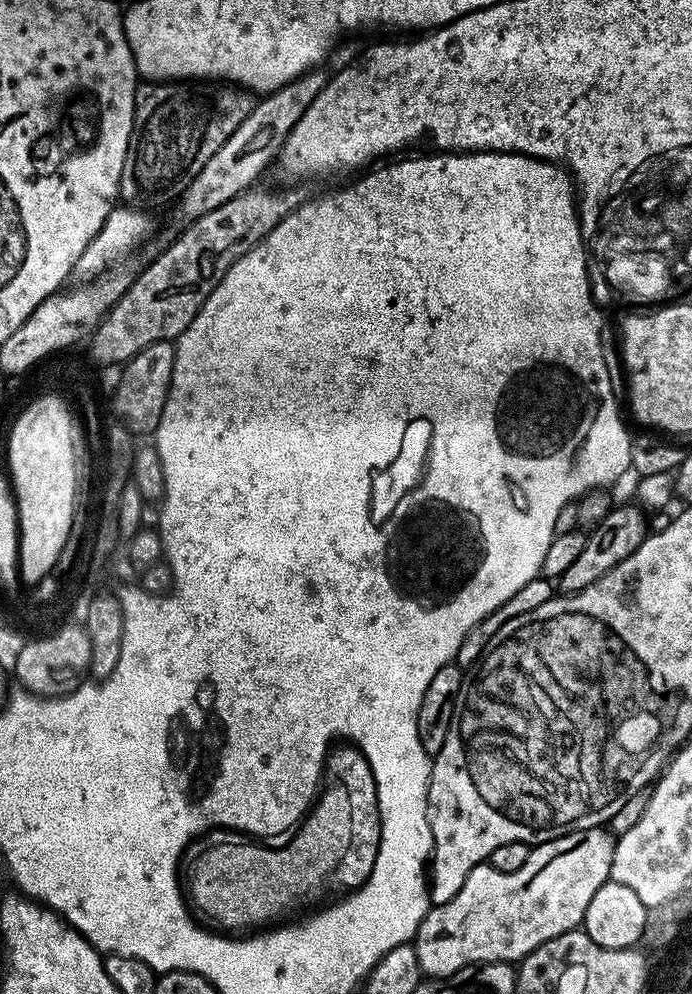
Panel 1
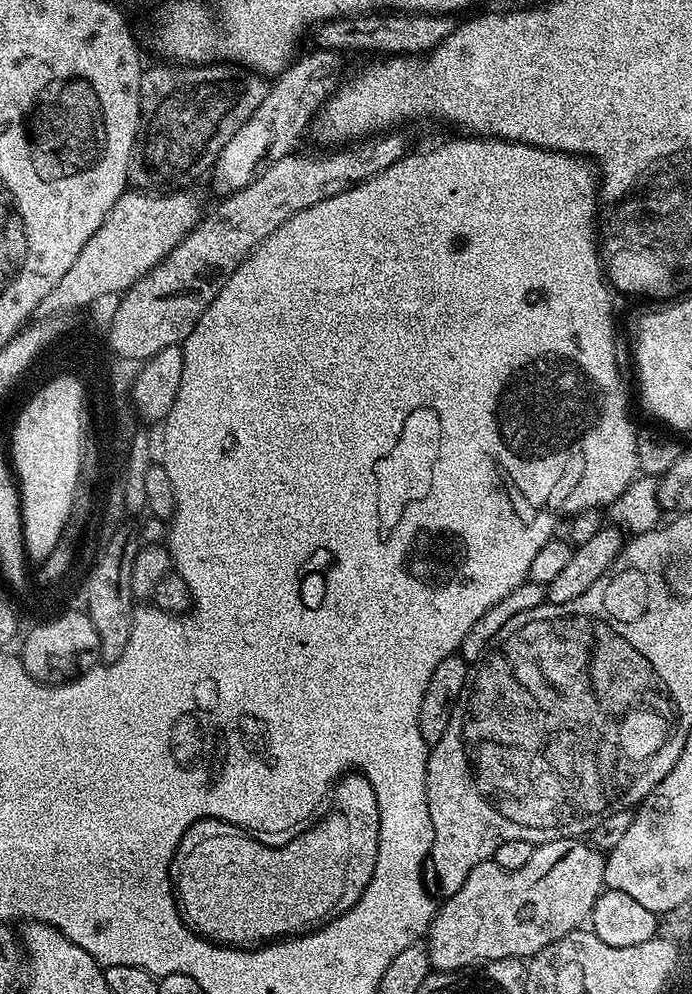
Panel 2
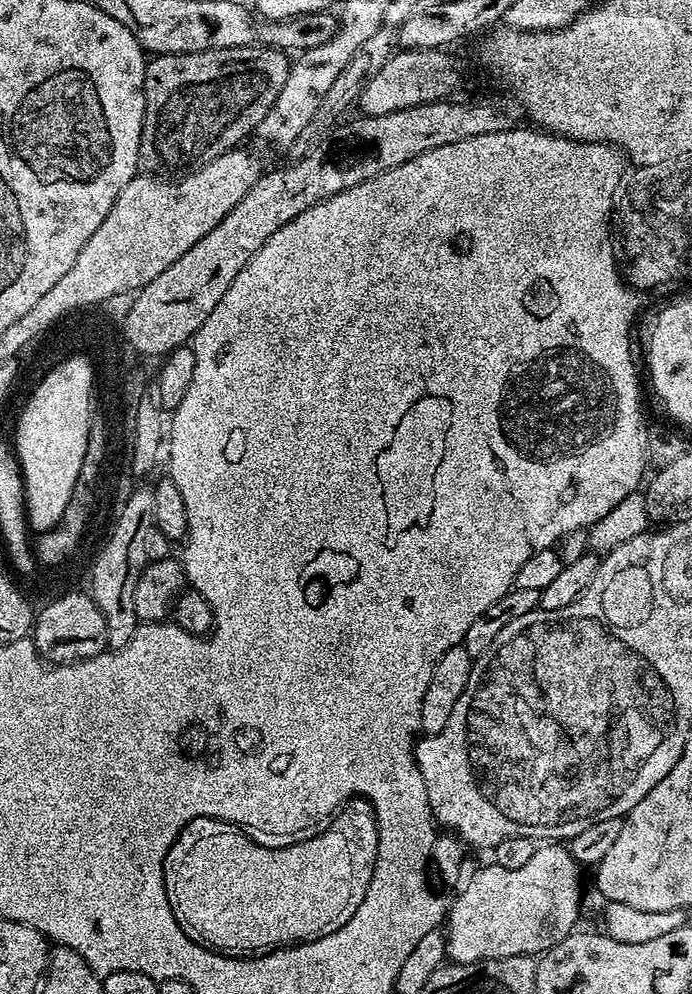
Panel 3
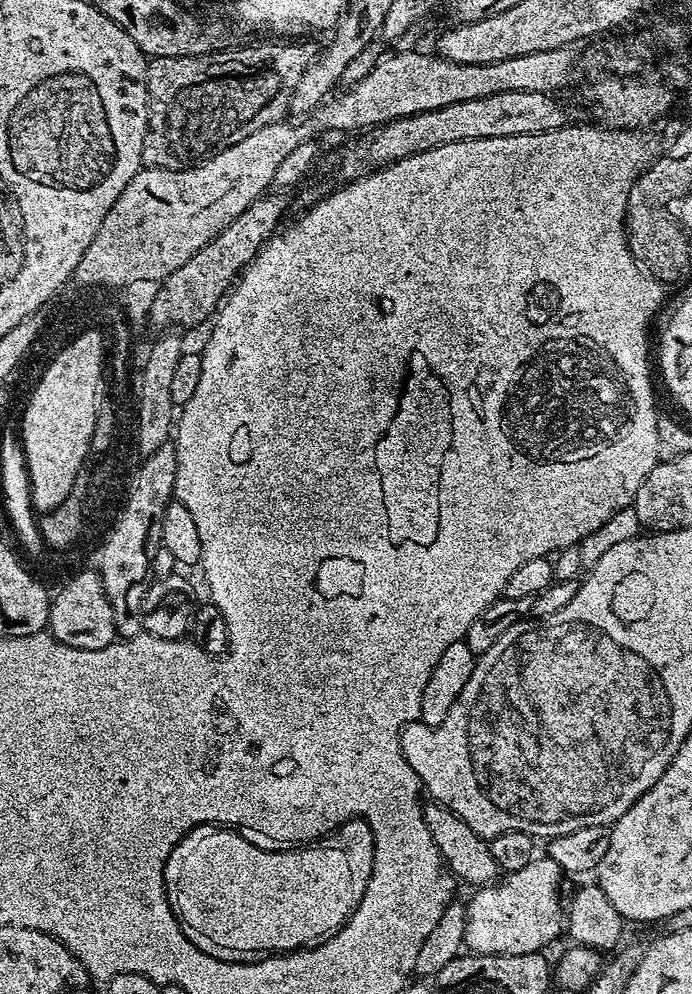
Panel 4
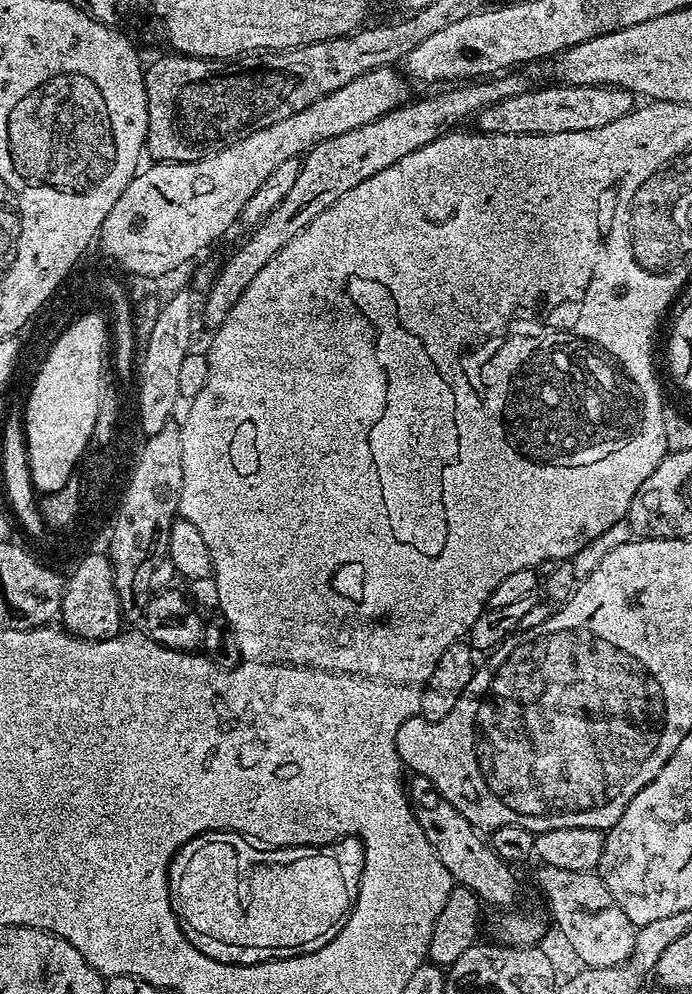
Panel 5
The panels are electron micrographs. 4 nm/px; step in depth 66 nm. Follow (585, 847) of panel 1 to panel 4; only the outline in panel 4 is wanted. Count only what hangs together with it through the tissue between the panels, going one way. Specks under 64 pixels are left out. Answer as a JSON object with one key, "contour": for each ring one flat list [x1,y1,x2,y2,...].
{"contour":[[533,858,522,870,507,873,499,882,477,887,472,901,466,904,464,948,477,956,543,953,544,947,554,943,560,931,562,934,566,928,566,904,560,901,560,877,562,871,555,861]]}

